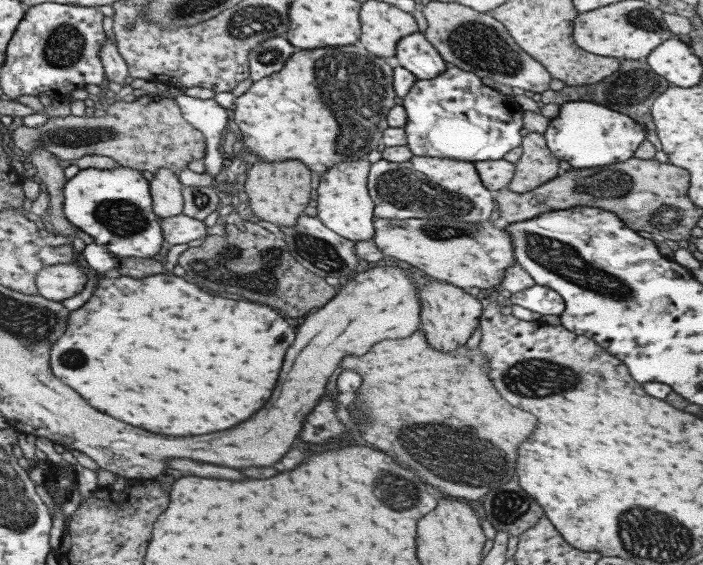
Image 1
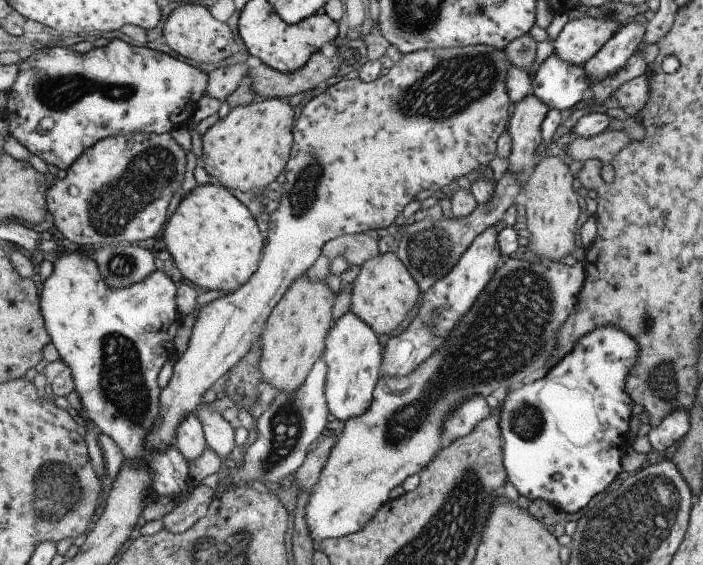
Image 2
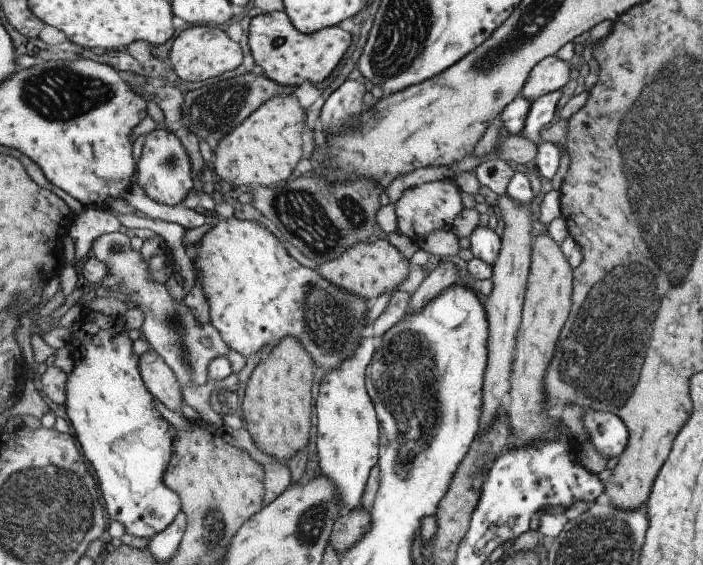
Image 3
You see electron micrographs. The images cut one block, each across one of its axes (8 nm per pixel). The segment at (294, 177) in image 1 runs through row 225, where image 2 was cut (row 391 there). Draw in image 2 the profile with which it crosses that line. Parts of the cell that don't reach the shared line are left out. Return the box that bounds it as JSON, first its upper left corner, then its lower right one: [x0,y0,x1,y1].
[257,272,335,394]

